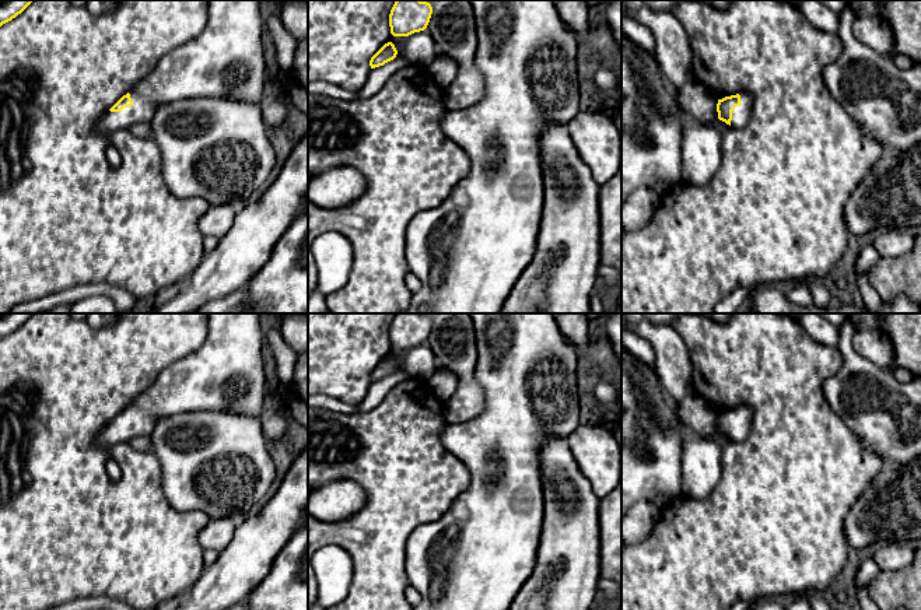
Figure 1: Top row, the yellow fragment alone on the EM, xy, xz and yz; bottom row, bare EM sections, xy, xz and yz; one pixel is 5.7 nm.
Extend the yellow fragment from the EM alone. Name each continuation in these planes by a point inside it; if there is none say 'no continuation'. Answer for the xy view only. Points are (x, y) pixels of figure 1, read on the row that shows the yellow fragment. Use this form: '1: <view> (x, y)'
no continuation

